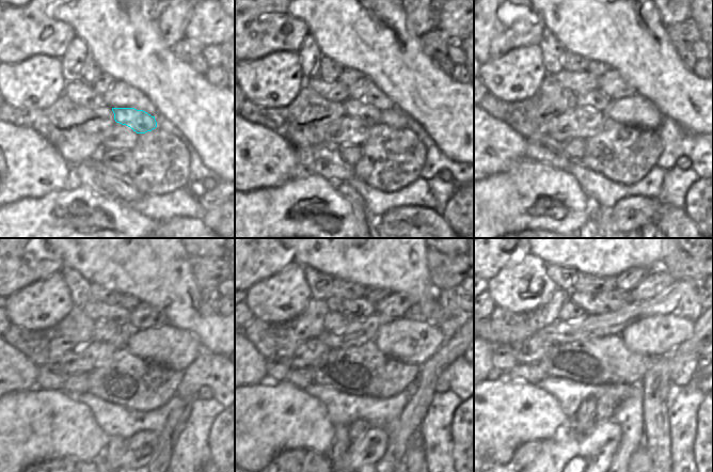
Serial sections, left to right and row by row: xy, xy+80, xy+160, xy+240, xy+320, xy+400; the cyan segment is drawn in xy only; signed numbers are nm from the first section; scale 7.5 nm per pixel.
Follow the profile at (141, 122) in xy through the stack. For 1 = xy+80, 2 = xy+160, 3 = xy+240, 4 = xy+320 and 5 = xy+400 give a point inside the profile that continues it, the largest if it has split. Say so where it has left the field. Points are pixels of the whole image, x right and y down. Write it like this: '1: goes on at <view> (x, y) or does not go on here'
1: goes on at xy+80 (367, 112)
2: goes on at xy+160 (593, 99)
3: goes on at xy+240 (108, 332)
4: goes on at xy+320 (334, 321)
5: goes on at xy+400 (570, 311)

